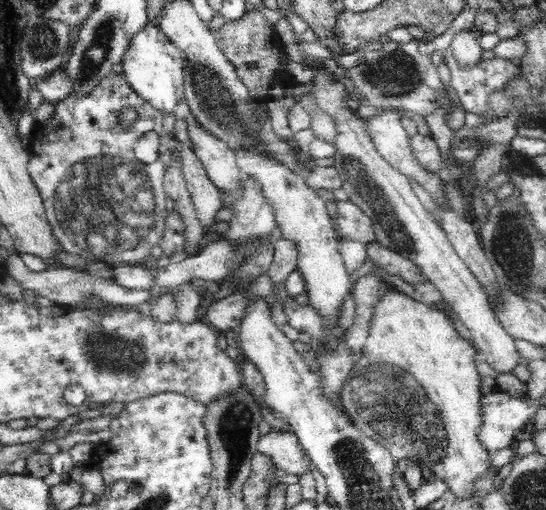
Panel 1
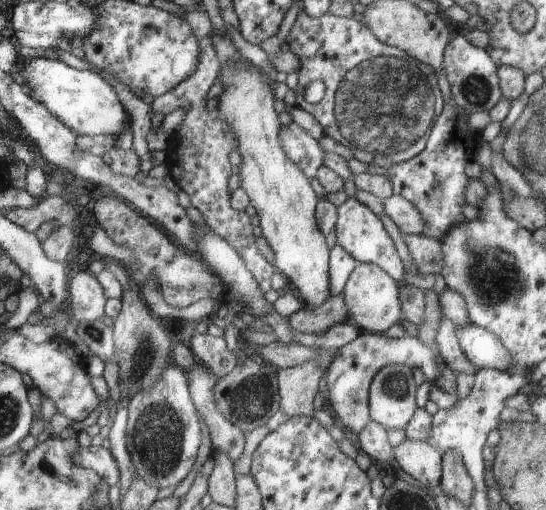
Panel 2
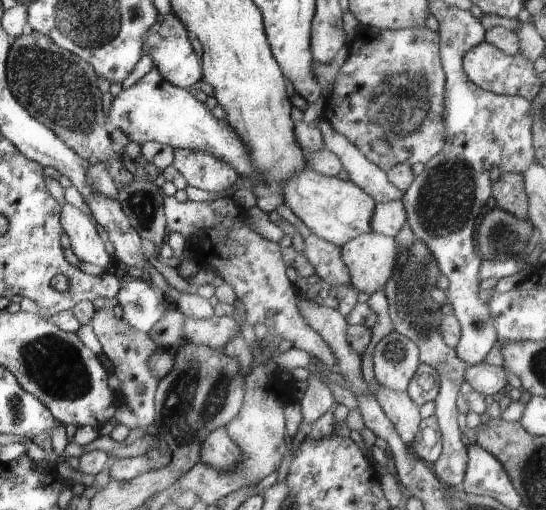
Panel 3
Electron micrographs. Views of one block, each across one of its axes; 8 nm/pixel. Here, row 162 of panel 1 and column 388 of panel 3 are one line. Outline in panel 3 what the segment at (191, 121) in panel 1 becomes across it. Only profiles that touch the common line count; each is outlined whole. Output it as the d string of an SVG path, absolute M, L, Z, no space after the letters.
M401 200L378 202L373 215L372 231L394 238L404 228L406 219L406 208Z

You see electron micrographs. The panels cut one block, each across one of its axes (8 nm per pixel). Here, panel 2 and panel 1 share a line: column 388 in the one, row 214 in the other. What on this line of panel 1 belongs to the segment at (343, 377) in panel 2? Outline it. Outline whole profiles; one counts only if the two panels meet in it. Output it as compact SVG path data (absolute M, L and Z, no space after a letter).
M348 200L338 201L337 207L338 219L336 223L342 239L364 243L365 245L375 242L375 226L358 205L354 205L354 202Z

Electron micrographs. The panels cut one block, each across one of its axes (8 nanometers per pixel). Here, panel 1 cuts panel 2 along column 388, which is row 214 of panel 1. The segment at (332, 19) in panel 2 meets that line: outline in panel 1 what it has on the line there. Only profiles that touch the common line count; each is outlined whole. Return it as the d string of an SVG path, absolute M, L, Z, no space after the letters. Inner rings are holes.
M122 72L114 73L108 75L100 82L99 86L96 86L90 95L80 98L74 94L70 94L59 100L54 105L54 114L50 116L50 119L44 122L35 122L35 127L31 136L31 144L28 146L30 152L30 163L28 166L29 174L33 179L33 183L37 187L37 191L40 192L41 199L43 200L45 207L45 217L49 221L49 225L53 231L53 238L56 238L57 244L62 247L64 252L70 254L78 254L89 261L104 261L106 263L114 264L128 264L133 267L138 267L139 265L145 264L145 260L150 259L150 249L154 245L159 244L159 240L162 238L165 230L165 222L168 218L168 210L166 210L166 199L168 198L165 192L164 176L168 172L170 167L170 162L172 160L173 152L171 152L170 138L169 134L164 130L162 125L162 120L164 120L164 113L162 111L156 110L148 101L138 97L136 92L132 90L129 86L128 81ZM124 108L133 108L136 110L136 120L131 125L122 125L118 118L122 114ZM154 131L159 134L160 137L160 150L158 154L158 159L156 162L146 164L138 160L135 156L134 148L136 142L140 139L145 132Z

